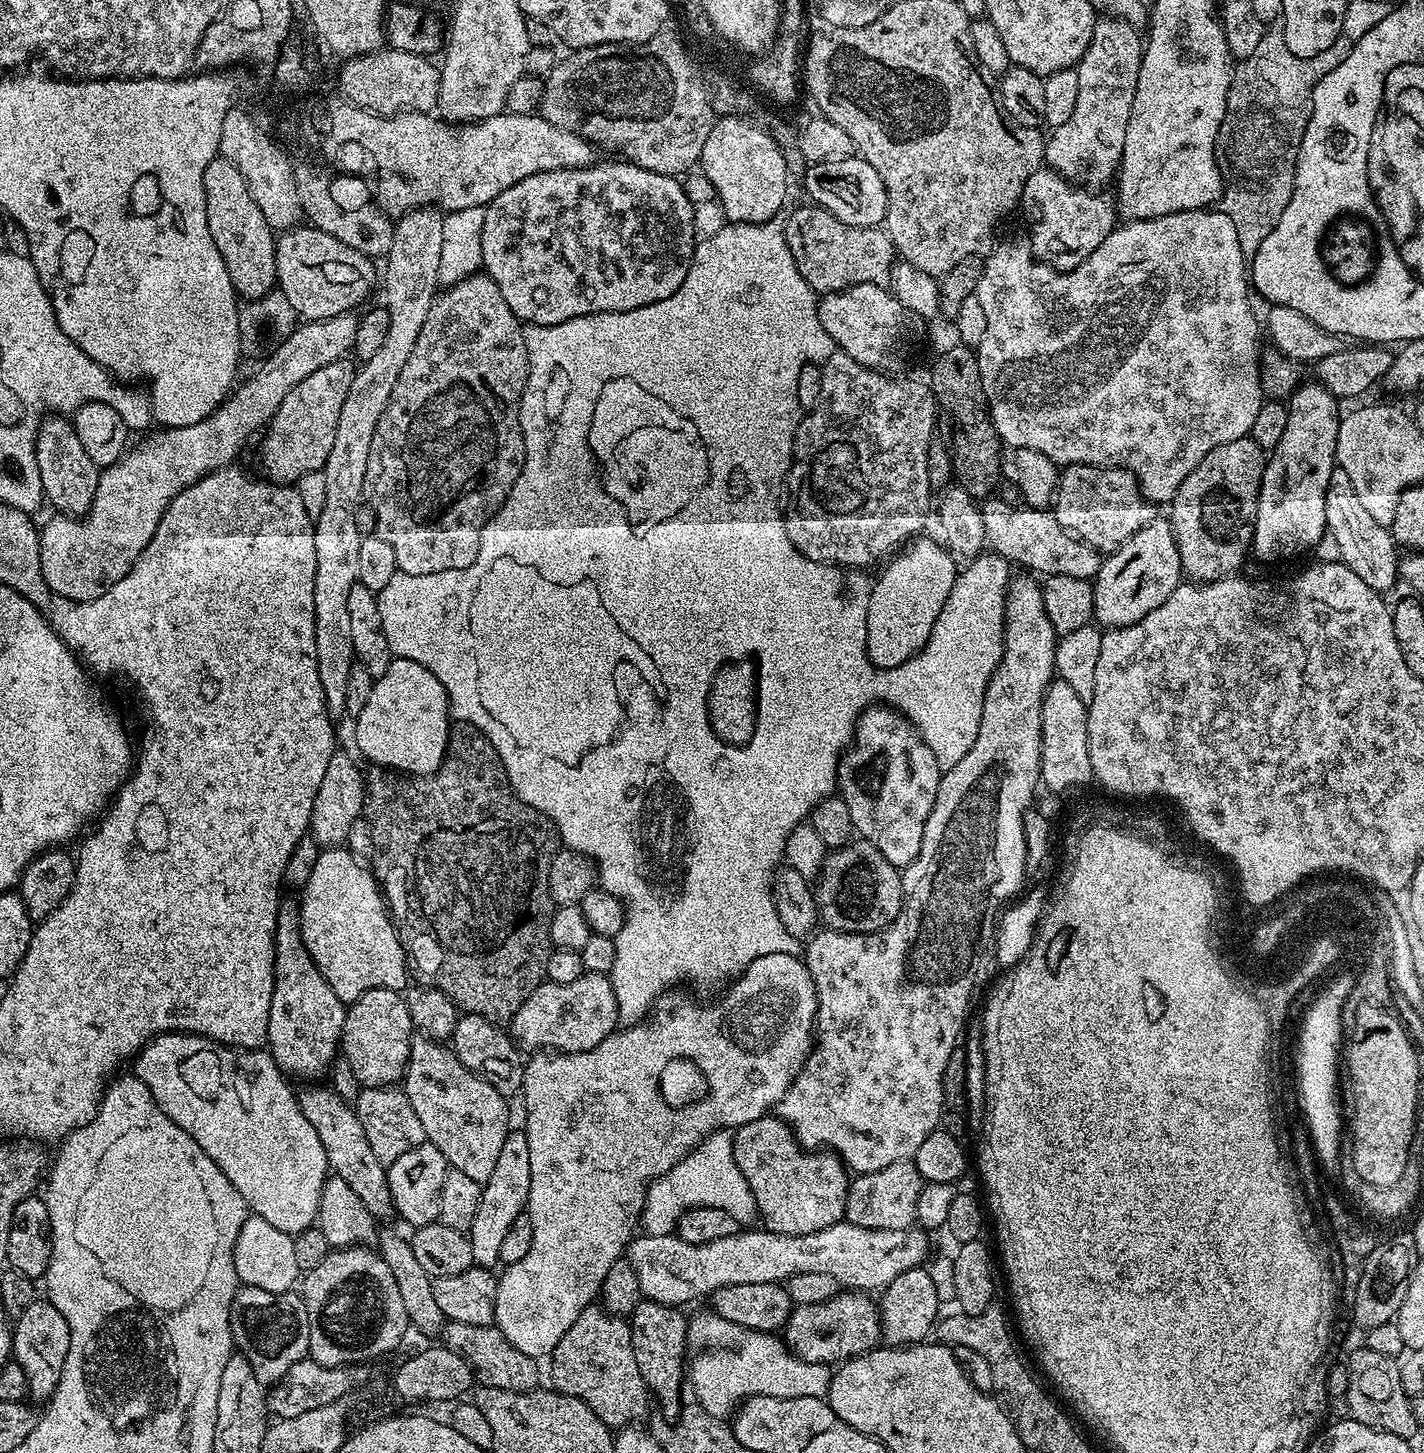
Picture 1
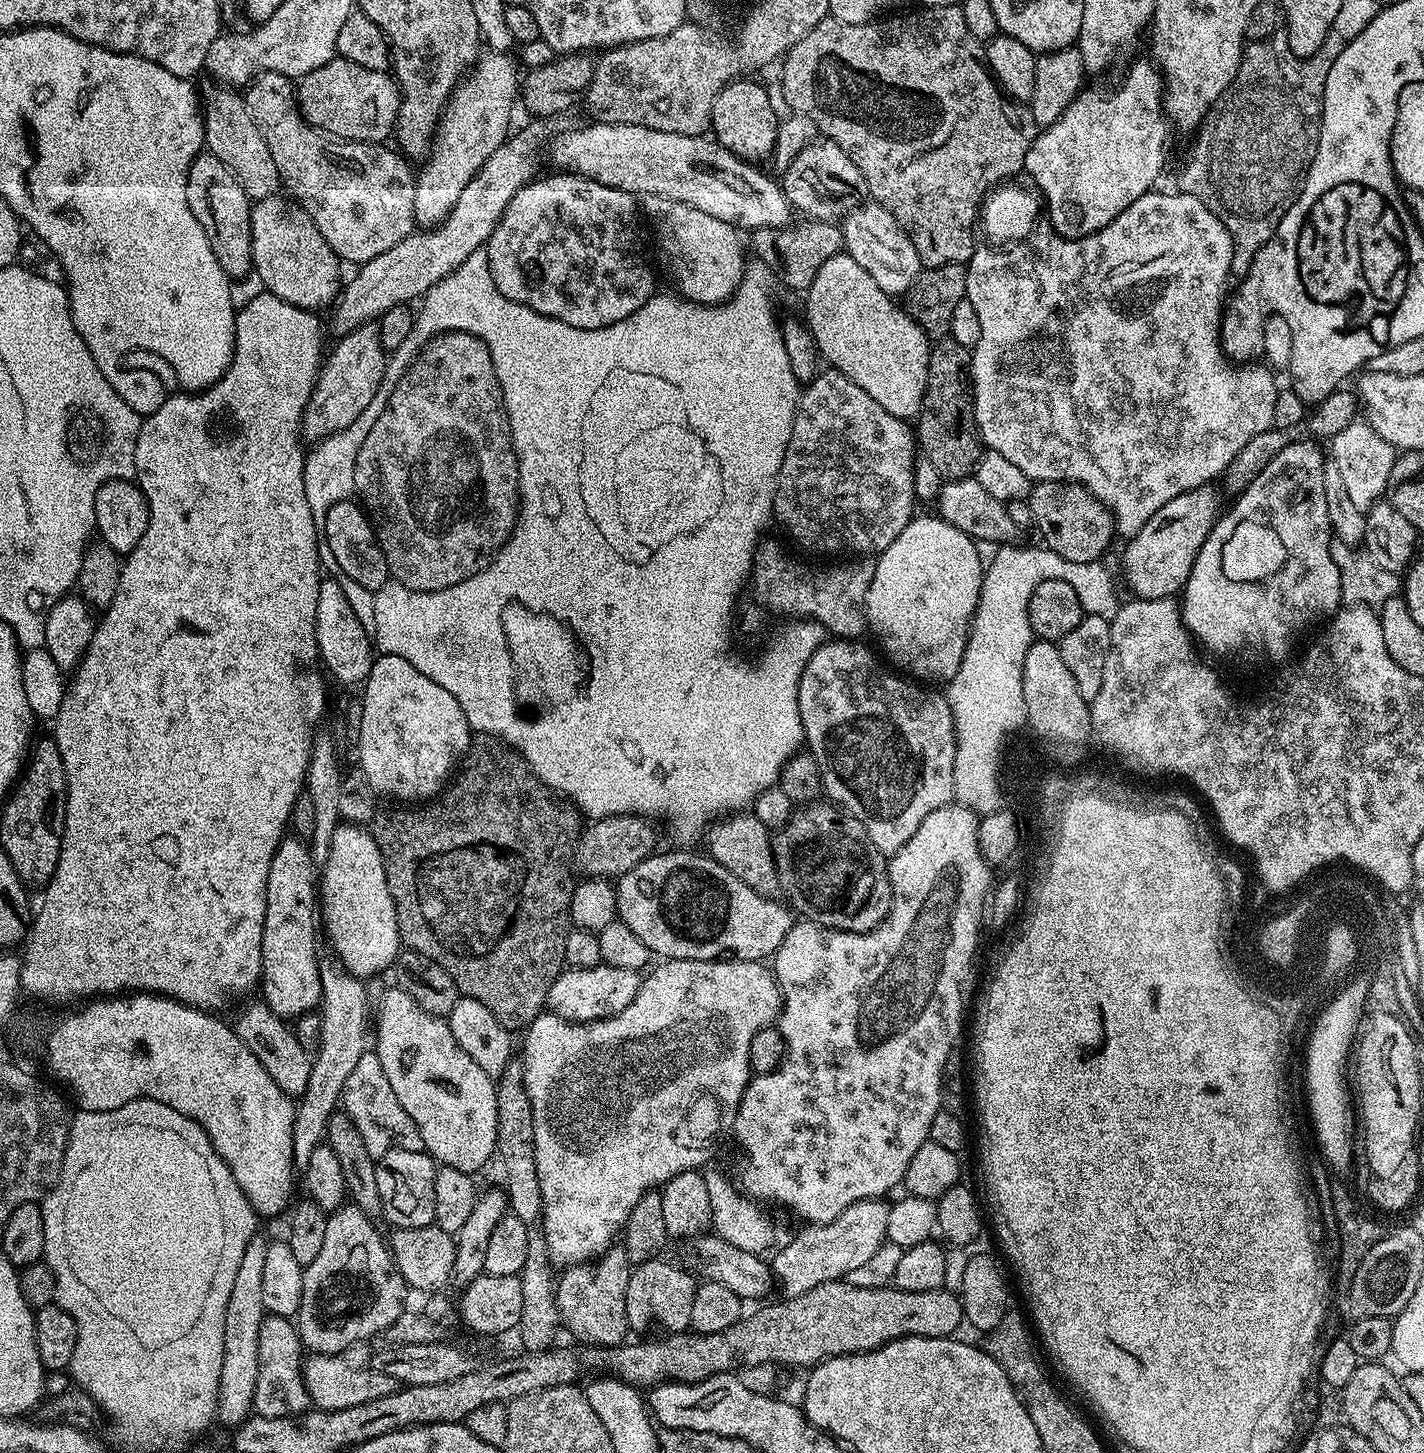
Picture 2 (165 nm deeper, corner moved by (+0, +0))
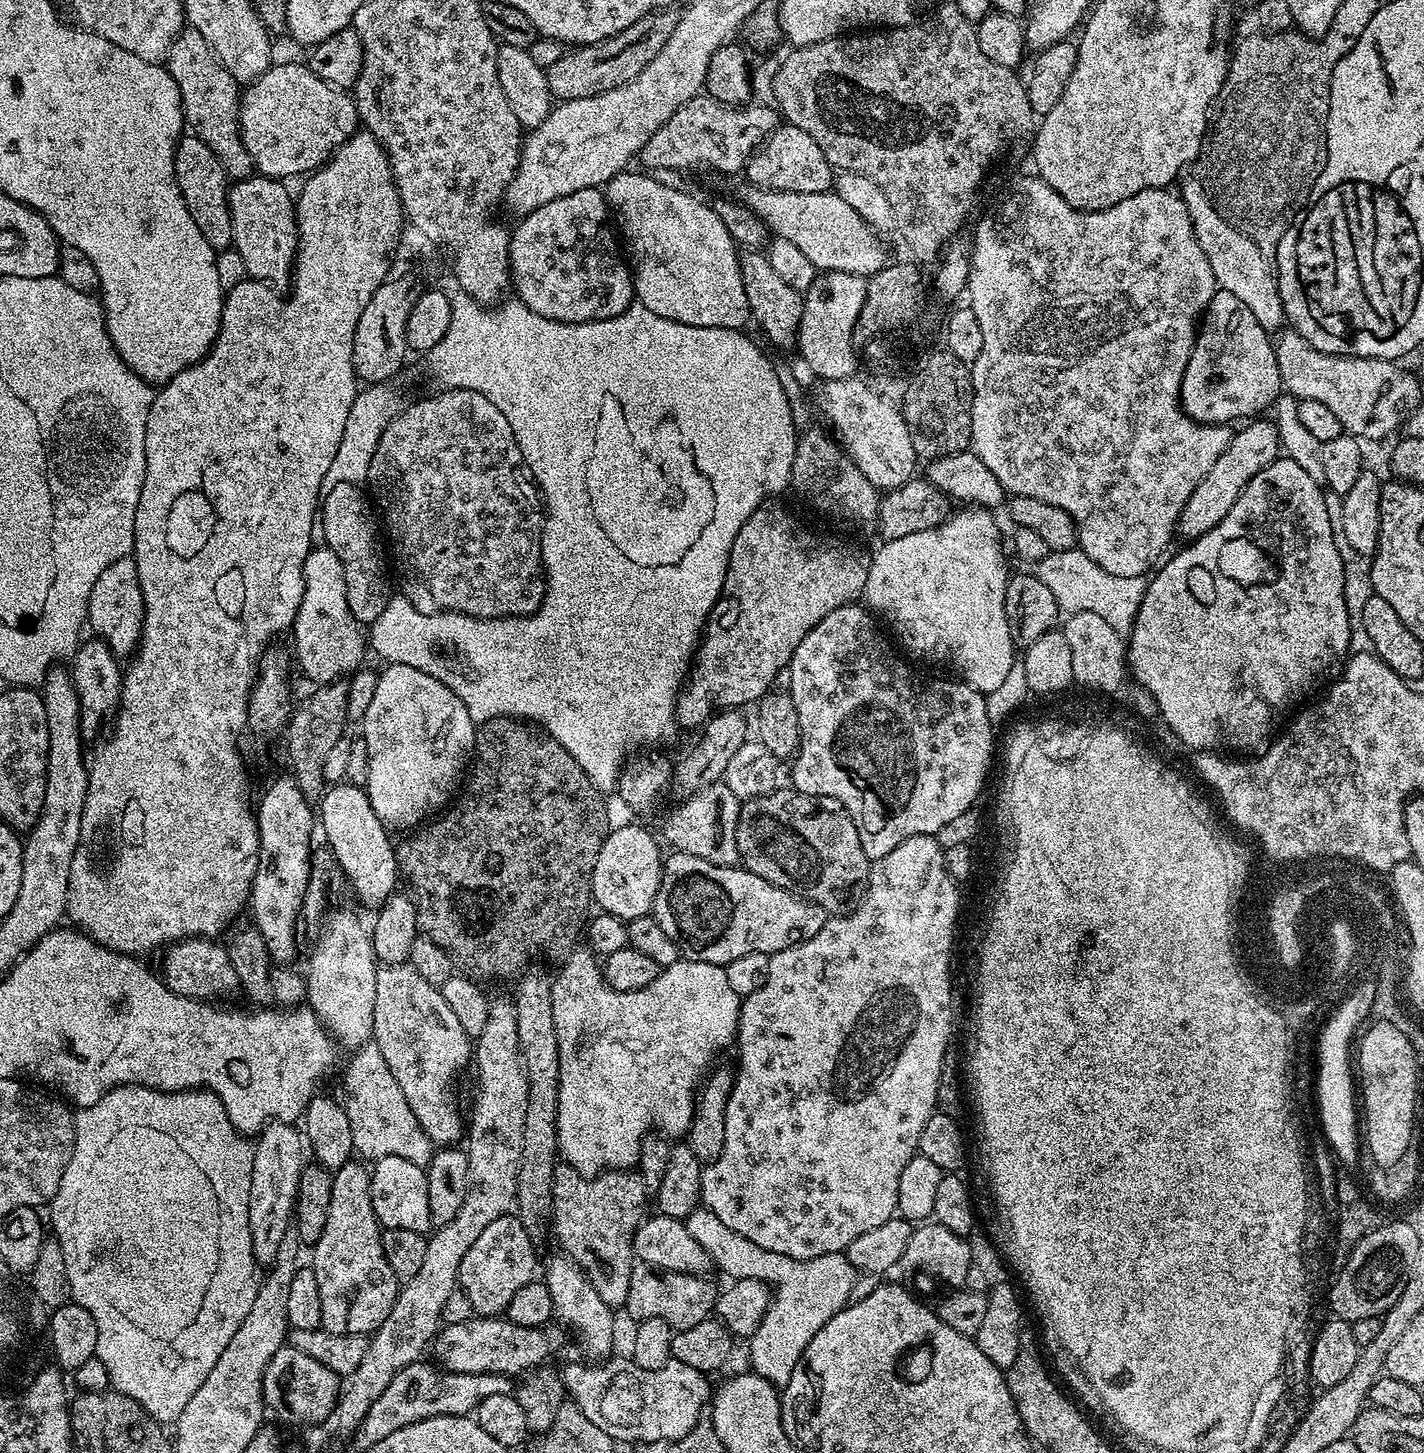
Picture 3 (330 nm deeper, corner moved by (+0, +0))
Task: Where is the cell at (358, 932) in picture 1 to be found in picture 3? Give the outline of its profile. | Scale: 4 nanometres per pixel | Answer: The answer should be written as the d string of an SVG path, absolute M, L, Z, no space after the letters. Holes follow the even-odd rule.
M347 782L331 785L320 799L318 824L322 832L324 828L324 836L328 839L327 851L331 852L339 871L344 871L362 903L380 906L397 891L394 840L392 844L389 829L384 827L378 814L374 814L374 806L370 806L368 793L361 785Z

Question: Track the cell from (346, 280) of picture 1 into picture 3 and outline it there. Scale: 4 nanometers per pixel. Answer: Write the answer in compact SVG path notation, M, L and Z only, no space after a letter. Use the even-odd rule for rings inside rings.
M253 174L244 180L235 181L228 189L228 209L232 219L232 247L238 254L242 254L242 262L246 262L246 270L251 279L261 281L276 290L284 290L280 289L284 287L287 289L293 279L298 242L294 196L284 187L281 181L274 180L271 176Z

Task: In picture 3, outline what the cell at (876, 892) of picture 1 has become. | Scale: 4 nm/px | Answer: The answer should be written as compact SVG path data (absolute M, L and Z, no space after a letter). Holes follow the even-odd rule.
M781 786L769 796L755 796L741 803L736 837L740 864L749 872L758 874L758 878L766 878L774 886L792 892L802 900L822 906L830 914L851 912L866 891L870 867L868 855L862 850L858 826L854 826L842 802L834 798L811 796L791 786Z

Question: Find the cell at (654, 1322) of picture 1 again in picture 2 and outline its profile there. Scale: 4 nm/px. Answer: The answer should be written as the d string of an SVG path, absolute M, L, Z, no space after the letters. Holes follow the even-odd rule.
M664 1258L635 1265L626 1286L626 1318L633 1333L648 1328L651 1324L661 1324L668 1334L687 1332L690 1328L690 1309L694 1307L697 1277L694 1278L684 1268L667 1264Z

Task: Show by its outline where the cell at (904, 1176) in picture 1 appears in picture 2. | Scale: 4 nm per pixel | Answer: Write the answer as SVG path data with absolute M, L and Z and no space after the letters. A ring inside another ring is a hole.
M883 1199L863 1200L854 1202L825 1224L808 1224L804 1229L770 1260L775 1283L784 1292L785 1297L806 1294L806 1290L814 1290L814 1286L822 1286L831 1280L843 1280L851 1277L858 1266L876 1260L876 1251L885 1247L888 1235L886 1234L886 1218L889 1205Z

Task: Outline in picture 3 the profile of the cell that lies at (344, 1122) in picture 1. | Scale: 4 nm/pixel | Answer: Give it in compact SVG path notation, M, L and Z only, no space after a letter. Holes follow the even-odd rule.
M189 936L187 940L177 940L163 949L164 985L183 996L205 1002L228 1002L235 993L241 991L237 971L230 960L227 947L216 938L207 936Z

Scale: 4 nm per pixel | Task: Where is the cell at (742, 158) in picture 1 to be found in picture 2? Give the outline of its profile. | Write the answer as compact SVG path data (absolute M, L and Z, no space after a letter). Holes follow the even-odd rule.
M737 78L720 91L714 98L714 110L710 125L711 135L726 150L730 150L741 160L749 162L767 161L776 145L776 135L780 120L776 116L777 105L769 96L769 89L755 84L752 80Z

